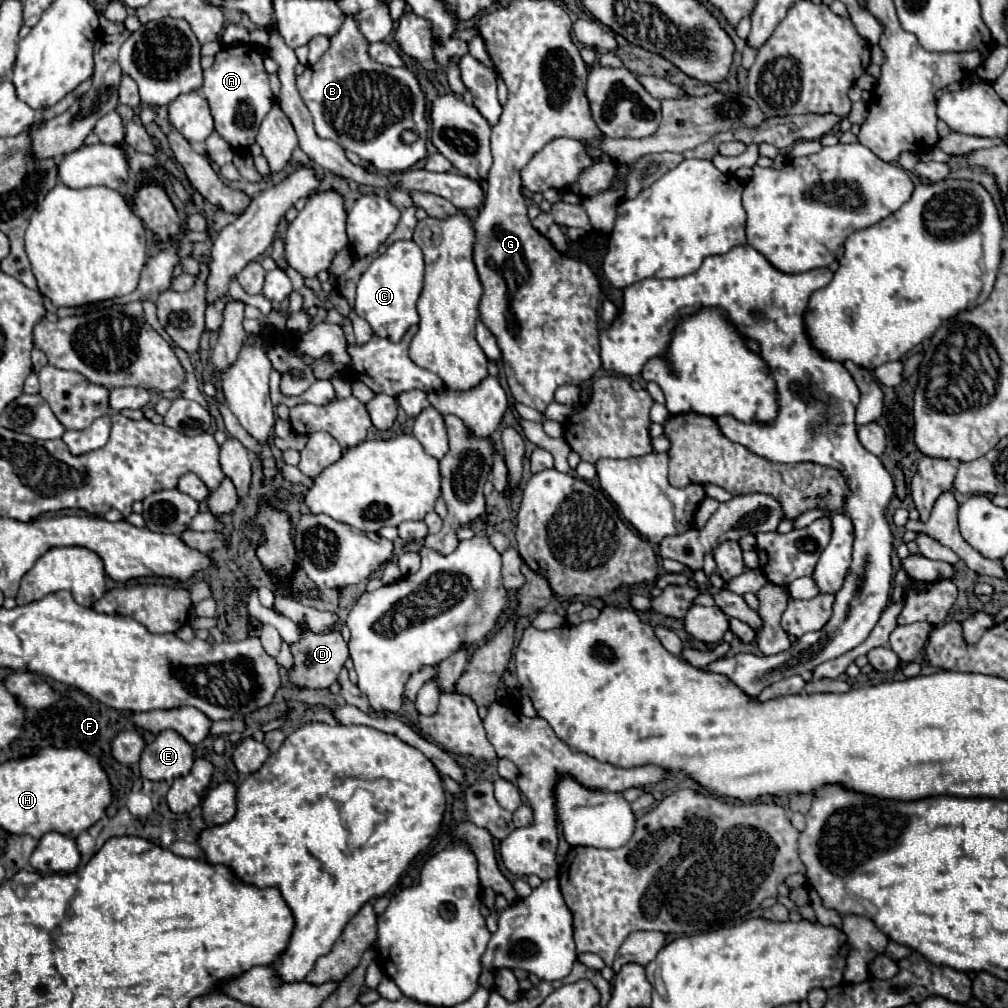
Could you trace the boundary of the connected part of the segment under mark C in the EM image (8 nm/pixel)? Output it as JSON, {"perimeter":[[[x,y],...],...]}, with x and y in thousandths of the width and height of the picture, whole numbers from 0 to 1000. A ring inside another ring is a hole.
{"perimeter":[[[393,238],[383,246],[381,252],[373,254],[365,268],[357,274],[351,310],[369,323],[373,333],[385,335],[387,339],[397,339],[401,329],[409,321],[415,321],[413,298],[419,290],[419,274],[421,256],[415,242],[411,238]]]}

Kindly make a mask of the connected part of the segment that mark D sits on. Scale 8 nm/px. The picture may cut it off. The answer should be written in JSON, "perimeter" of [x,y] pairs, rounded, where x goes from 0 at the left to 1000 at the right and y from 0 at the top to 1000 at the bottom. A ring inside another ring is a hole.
{"perimeter":[[[304,617],[296,619],[298,635],[288,639],[288,647],[292,653],[292,663],[286,665],[286,679],[296,685],[323,685],[327,683],[337,665],[341,663],[341,657],[345,655],[345,639],[341,637],[339,629],[335,625],[323,625],[323,627],[310,627]]]}

